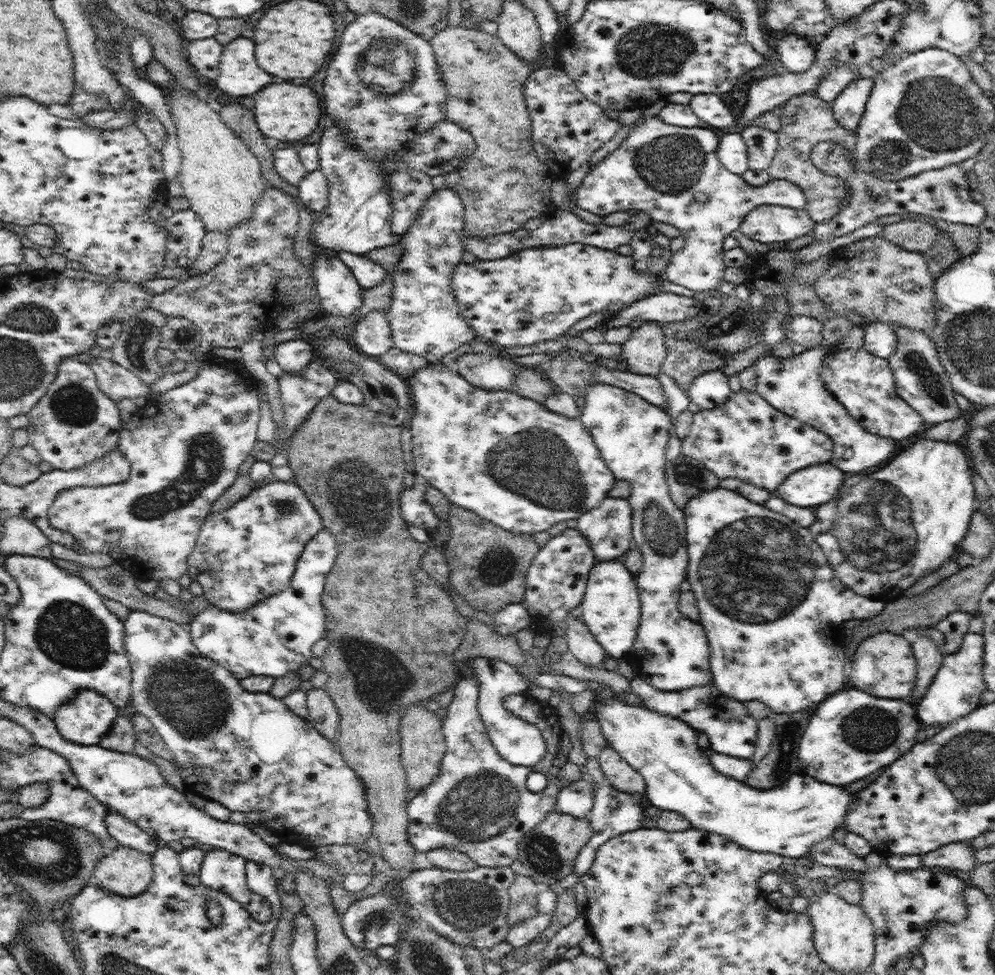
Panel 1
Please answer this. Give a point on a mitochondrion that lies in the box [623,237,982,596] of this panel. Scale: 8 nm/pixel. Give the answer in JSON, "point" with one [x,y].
{"point":[871,532]}

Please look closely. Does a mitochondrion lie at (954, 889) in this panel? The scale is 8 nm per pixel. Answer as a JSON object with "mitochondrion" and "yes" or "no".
{"mitochondrion":"no"}

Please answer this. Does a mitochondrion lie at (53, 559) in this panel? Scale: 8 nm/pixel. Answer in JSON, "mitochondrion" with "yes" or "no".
{"mitochondrion":"no"}

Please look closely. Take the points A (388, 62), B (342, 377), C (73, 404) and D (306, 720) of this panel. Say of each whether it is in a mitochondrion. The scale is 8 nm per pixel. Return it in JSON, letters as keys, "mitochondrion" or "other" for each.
{"A":"mitochondrion","B":"other","C":"mitochondrion","D":"other"}

